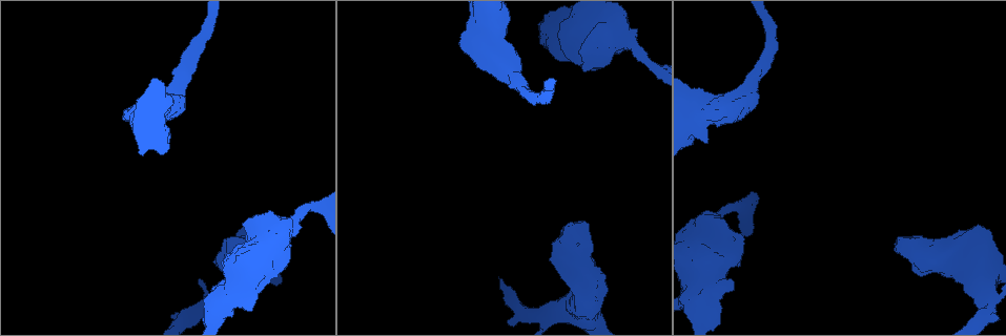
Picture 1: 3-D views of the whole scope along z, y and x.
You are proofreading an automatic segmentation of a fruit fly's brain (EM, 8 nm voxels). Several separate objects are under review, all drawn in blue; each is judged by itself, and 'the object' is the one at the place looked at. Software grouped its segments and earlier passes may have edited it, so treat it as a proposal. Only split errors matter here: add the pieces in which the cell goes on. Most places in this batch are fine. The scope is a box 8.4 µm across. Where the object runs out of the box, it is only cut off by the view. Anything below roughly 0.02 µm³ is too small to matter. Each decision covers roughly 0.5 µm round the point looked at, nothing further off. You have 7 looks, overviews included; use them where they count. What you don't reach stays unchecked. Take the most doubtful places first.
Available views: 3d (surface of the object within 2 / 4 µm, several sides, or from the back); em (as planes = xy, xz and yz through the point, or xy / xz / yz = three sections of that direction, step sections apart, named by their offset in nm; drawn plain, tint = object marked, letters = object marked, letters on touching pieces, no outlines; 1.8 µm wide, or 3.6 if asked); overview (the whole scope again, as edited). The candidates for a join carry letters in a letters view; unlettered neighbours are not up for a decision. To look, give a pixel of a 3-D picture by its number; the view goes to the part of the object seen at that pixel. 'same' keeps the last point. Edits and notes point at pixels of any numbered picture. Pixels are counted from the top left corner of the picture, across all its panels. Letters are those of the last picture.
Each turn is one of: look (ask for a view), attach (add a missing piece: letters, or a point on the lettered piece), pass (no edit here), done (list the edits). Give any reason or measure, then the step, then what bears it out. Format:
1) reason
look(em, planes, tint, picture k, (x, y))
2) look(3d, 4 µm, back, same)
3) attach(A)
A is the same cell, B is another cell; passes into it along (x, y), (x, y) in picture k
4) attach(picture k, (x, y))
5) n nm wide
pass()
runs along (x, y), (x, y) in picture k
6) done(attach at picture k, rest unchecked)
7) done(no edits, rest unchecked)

free end
look(em, 3.6 µm, planes, plain, picture 1, (459, 46))

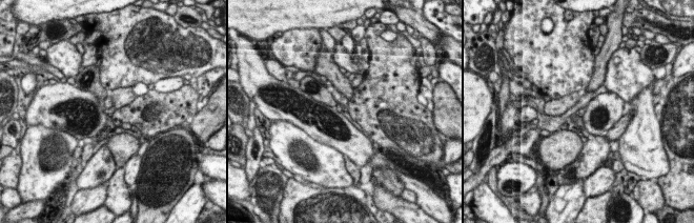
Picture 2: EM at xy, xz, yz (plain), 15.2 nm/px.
look(em, 3.6 µm, planes, letters, same)

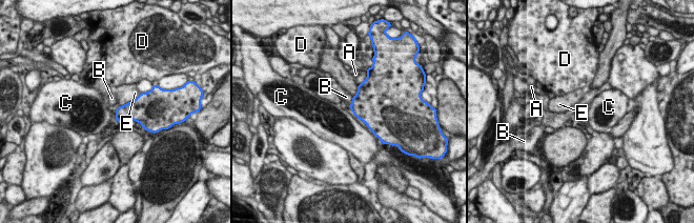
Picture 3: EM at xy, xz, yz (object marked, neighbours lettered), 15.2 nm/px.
pass()
A, B, C, D and E are other cells; none of them fits

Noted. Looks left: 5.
touches itself
look(em, 3.6 µm, planes, tint, picture 1, (583, 244))

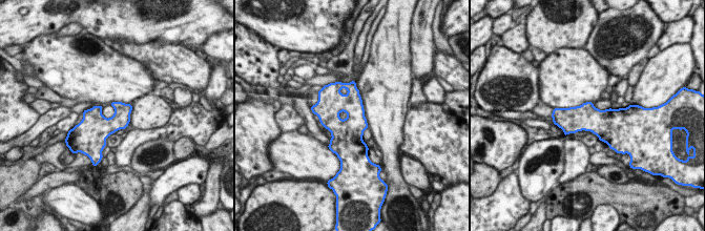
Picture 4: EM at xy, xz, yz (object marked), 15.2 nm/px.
look(em, 3.6 µm, planes, letters, same)

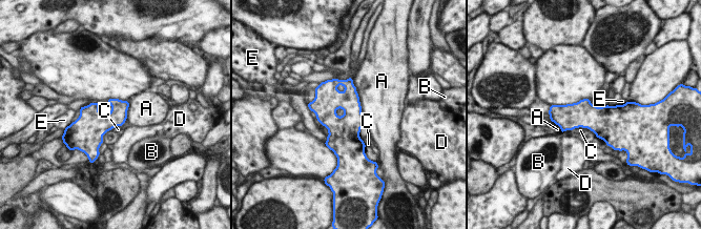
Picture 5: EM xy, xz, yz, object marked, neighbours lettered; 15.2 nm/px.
280 nm wide
pass()
A, B, C, D and E are other cells; border along (117, 125), (121, 126) in picture 5; no lettered piece goes on from it

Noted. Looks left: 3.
stops while still wide
look(3d, 4 µm, picture 1, (744, 239))

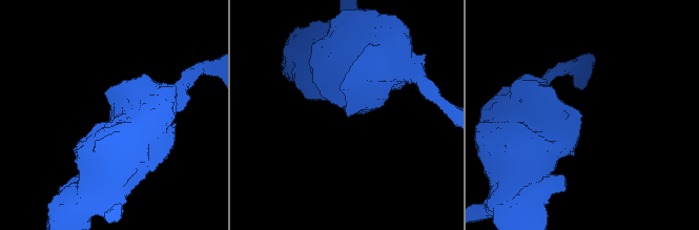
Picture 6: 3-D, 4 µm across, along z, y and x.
look(em, planes, letters, picture 6, (350, 116))

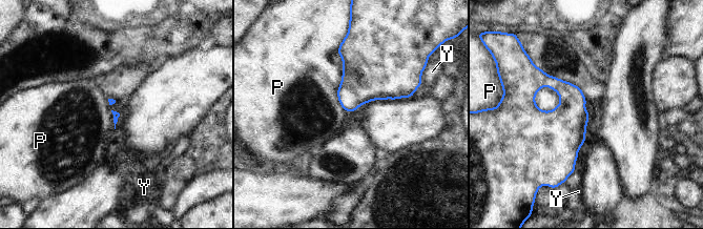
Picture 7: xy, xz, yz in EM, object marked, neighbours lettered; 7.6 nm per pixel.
pass()
P and Y are other cells; border along (340, 68), (337, 100), (347, 112) in picture 7; none of them fits

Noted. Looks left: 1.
done(no edits, rest unchecked)

